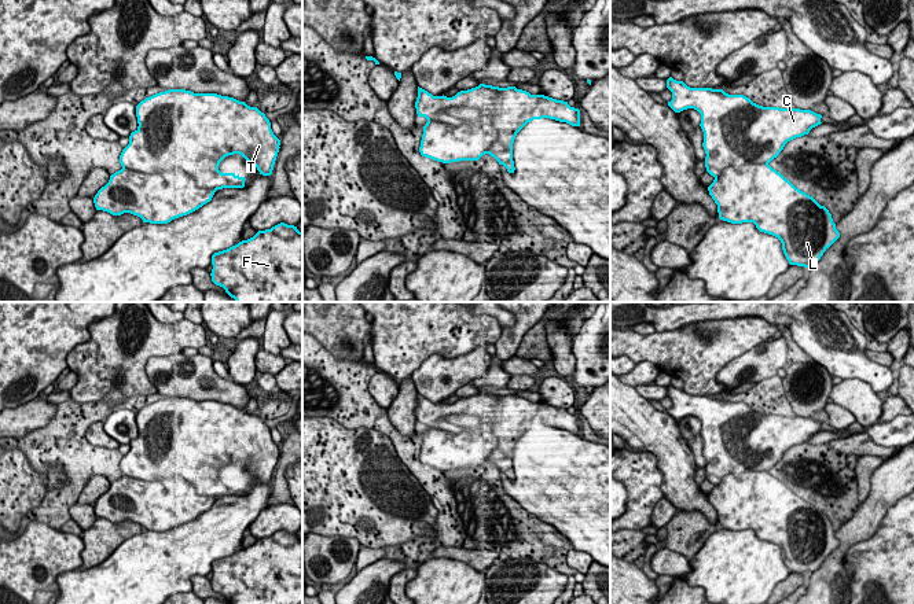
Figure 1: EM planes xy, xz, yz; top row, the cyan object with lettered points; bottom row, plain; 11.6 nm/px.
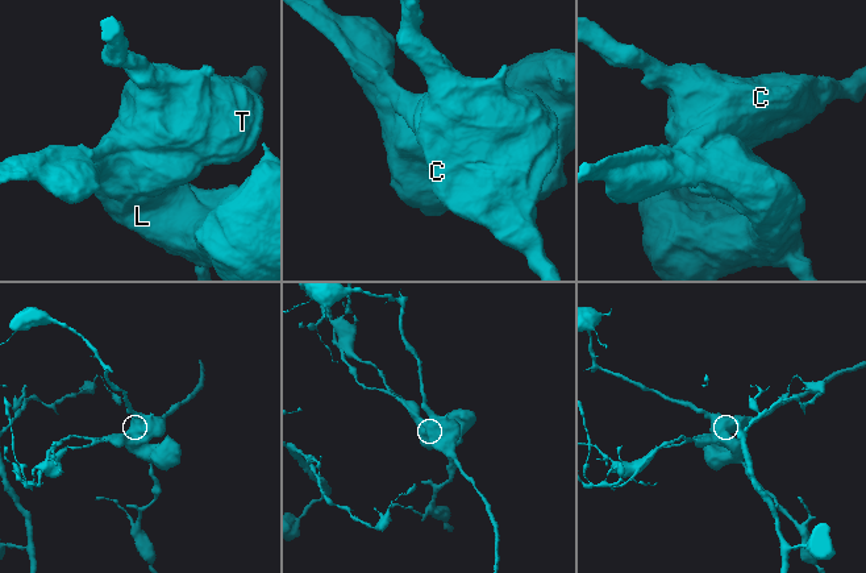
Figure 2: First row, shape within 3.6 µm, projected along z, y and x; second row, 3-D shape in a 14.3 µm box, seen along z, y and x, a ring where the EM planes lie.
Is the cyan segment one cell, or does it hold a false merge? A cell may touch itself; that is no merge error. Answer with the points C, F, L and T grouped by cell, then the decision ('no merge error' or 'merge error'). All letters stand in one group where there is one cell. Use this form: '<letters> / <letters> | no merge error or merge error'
C T / F L | merge error

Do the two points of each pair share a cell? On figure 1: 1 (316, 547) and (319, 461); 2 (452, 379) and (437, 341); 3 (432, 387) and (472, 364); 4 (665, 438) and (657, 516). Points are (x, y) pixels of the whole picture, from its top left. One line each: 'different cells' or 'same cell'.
1: different cells
2: different cells
3: same cell
4: different cells

